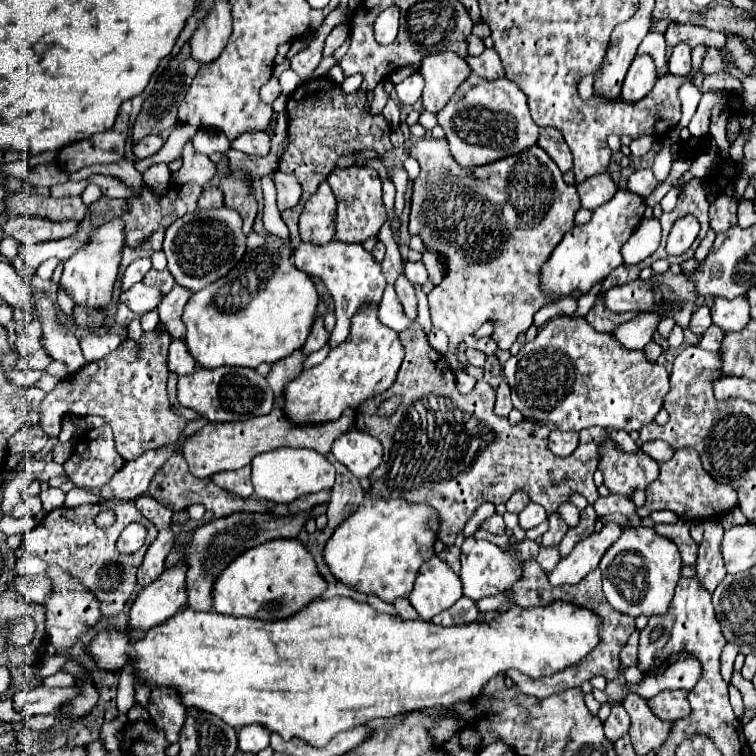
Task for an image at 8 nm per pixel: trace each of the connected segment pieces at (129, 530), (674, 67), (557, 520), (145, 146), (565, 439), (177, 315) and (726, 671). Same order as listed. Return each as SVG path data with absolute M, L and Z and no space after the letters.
M134 522L134 524L126 526L118 538L118 552L122 552L122 554L136 552L144 544L144 538L146 538L146 528L142 524Z
M678 44L668 60L668 68L674 76L686 76L690 72L690 46L688 44Z
M552 514L548 516L548 522L550 522L550 528L548 532L540 538L540 544L542 546L558 546L558 542L564 538L564 534L568 532L568 526L566 522L560 518L560 514Z
M146 136L134 146L134 156L136 158L148 158L148 156L156 154L162 148L162 144L164 144L164 140L160 136Z
M550 432L550 450L556 456L570 456L578 446L578 432Z
M174 286L172 292L168 292L164 296L164 300L158 306L158 314L160 314L160 322L164 324L166 332L174 338L174 340L184 340L184 322L182 322L182 310L188 302L188 298L192 296L190 290L184 290L182 286Z
M726 642L726 646L724 646L720 657L720 673L726 682L730 682L730 676L732 676L734 670L734 658L736 658L736 654L738 654L736 644L734 644L734 642Z

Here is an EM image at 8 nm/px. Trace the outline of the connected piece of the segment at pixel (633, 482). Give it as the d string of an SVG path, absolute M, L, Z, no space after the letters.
M612 442L600 446L600 470L604 472L604 484L614 494L632 496L634 488L646 488L658 478L658 464L642 450L638 454L626 454Z

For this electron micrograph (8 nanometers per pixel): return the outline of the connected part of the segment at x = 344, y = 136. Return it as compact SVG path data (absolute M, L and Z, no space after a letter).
M326 78L302 82L300 88L288 98L288 118L290 118L288 136L290 136L290 144L288 144L288 150L282 158L280 170L294 174L300 180L302 190L304 190L300 202L292 210L282 212L282 220L290 230L290 250L292 252L300 244L298 216L300 216L306 200L318 190L318 184L330 174L338 156L344 156L344 154L354 156L354 154L358 154L362 150L368 150L368 148L376 150L378 154L384 154L384 152L392 150L390 136L388 136L390 124L384 120L382 114L370 116L364 110L364 104L366 104L364 94L354 92L354 94L346 96L346 94L340 92L338 84L334 84L332 80L326 80Z

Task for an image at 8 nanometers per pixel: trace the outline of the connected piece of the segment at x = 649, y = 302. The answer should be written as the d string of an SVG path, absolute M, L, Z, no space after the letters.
M670 270L664 274L652 274L650 280L634 280L630 284L624 286L614 286L606 292L604 304L608 310L620 314L620 312L654 312L654 314L662 314L662 316L670 316L674 318L676 324L680 324L682 328L688 326L690 316L696 308L696 284L684 276L684 274L672 274Z

